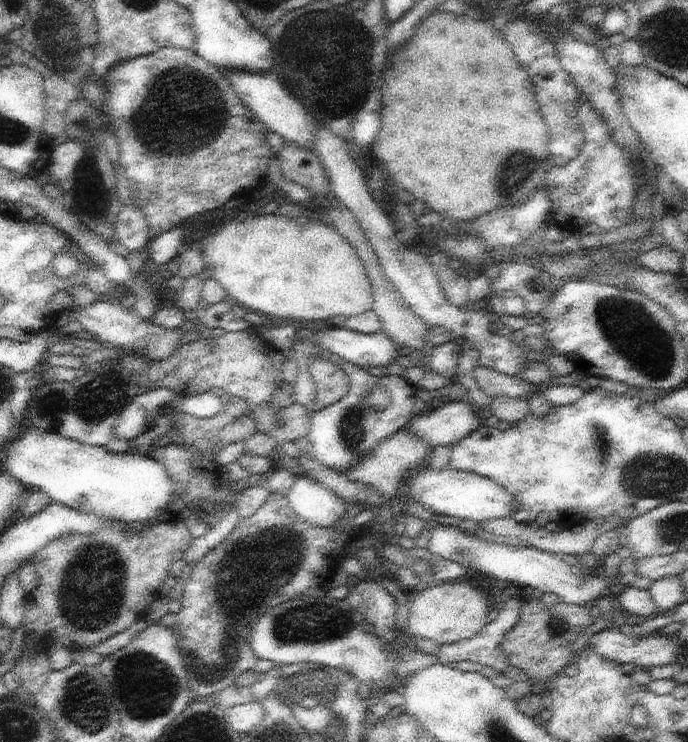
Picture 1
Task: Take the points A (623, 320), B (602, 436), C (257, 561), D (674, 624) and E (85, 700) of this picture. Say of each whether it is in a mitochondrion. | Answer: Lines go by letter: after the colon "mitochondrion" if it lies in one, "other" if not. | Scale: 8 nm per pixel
A: mitochondrion
B: mitochondrion
C: mitochondrion
D: other
E: mitochondrion

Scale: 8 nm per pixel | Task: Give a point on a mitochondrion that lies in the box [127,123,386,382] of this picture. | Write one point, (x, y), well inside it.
(148, 344)

